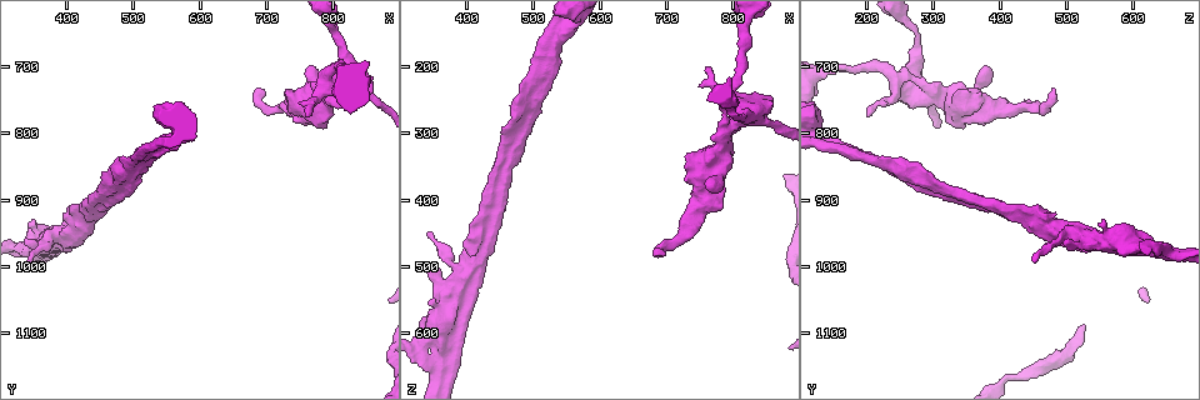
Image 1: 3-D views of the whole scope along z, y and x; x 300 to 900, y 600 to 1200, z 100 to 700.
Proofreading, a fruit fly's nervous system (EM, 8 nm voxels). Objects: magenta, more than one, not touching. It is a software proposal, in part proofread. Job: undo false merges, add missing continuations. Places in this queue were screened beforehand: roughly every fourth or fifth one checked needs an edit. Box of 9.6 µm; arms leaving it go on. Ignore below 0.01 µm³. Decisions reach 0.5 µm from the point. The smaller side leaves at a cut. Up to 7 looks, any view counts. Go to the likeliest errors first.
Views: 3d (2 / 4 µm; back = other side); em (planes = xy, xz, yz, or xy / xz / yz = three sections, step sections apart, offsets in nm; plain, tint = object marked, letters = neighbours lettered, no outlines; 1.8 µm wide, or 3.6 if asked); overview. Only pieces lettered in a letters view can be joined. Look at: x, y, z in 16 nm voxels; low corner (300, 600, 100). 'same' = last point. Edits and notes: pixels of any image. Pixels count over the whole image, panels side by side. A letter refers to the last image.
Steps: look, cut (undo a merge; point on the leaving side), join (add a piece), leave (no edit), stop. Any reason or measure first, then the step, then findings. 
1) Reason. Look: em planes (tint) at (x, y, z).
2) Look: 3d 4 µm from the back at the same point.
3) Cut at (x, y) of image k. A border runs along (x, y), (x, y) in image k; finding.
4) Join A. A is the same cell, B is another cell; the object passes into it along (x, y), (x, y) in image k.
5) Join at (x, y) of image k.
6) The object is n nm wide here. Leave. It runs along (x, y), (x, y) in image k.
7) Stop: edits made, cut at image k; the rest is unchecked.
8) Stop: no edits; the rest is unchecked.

Side arm on a straight run. Look: em xz step 4 (tint) at (465, 890, 330).

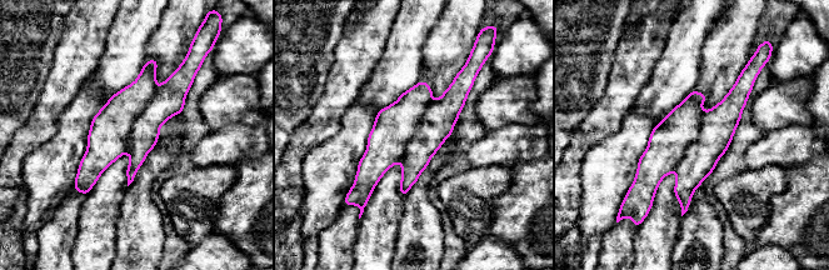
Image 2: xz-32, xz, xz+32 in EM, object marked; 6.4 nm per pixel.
Look: em xy step 16 (letters) at the same point.

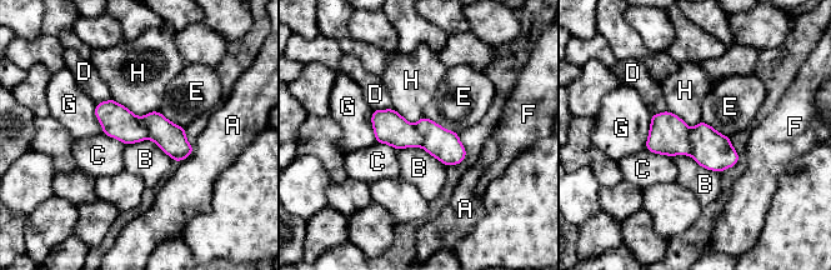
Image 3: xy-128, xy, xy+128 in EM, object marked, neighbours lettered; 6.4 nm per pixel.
Cut at (669, 135) of image 3. A, B, C, D, E, F, G and H are other cells; a second cell is stuck on.

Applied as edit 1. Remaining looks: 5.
Look: overview.

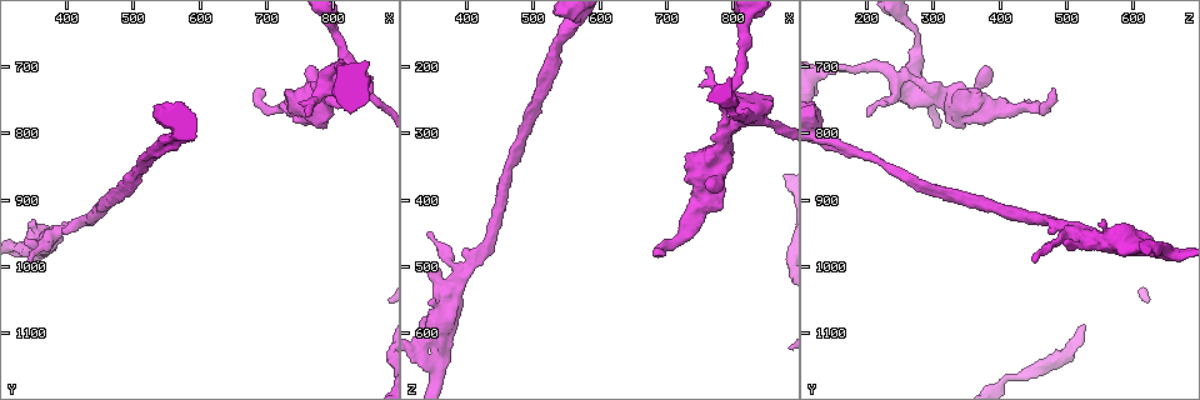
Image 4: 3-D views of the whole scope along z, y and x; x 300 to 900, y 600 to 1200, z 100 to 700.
Long arm stops here. Look: em planes (letters) at (690, 735, 485).

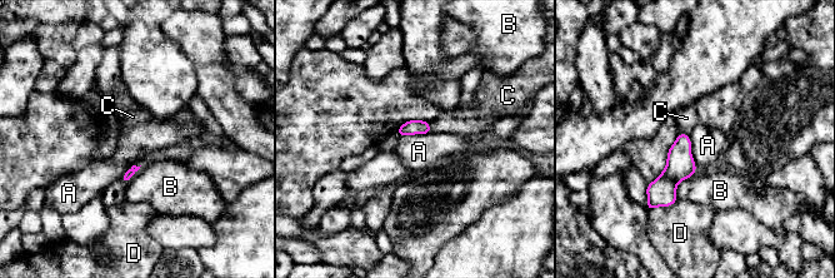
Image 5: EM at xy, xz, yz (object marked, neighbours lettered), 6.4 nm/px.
Leave. A, B, C and D are other cells; a border runs along (688, 135), (690, 154), (696, 170) in image 5; none of them fits.

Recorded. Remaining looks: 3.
Abrupt turn. Look: 3d 4 µm at (805, 725, 250).

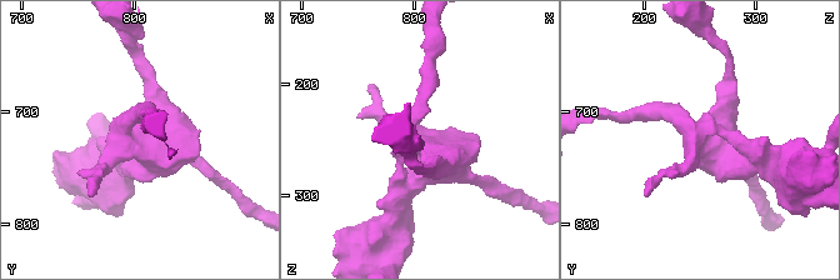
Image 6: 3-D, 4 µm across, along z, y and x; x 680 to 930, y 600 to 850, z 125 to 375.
Need the tissue. Look: em 3.6 µm planes (letters) at (804, 726, 250).

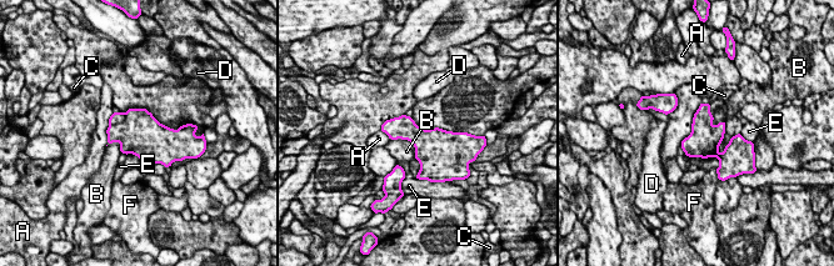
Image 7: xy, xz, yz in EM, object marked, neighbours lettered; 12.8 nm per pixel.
The object is 340 nm wide here; the longest contact is with A, 440 nm. Cut at (135, 132) of image 7. A, B, C, D, E and F are other cells; a second cell is stuck on.

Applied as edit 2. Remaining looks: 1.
Stop: edits made, cut at image 3, cut at image 7; the rest is unchecked.

